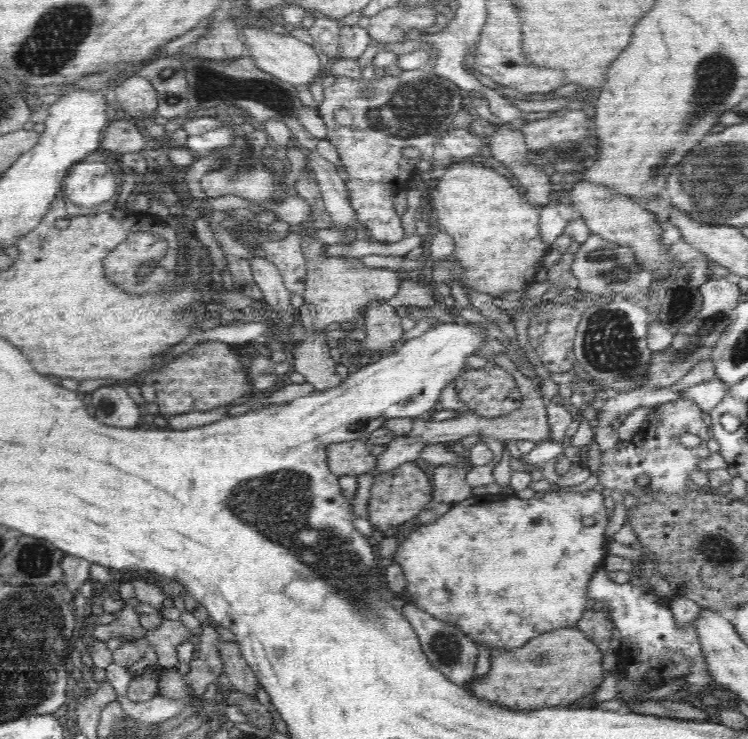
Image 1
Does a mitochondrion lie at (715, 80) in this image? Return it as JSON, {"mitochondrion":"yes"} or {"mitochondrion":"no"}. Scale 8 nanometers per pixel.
{"mitochondrion":"yes"}

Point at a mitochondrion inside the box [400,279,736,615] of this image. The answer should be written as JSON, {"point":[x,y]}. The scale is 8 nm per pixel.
{"point":[609,345]}

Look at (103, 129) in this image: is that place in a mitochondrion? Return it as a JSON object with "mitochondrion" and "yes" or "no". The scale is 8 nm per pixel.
{"mitochondrion":"no"}

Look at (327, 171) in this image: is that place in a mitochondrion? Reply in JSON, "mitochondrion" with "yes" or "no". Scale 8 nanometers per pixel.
{"mitochondrion":"no"}

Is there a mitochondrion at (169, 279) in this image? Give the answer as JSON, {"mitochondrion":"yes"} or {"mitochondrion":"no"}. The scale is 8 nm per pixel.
{"mitochondrion":"yes"}

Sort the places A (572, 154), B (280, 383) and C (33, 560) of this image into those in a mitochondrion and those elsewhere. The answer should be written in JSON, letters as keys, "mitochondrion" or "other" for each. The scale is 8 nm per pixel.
{"A":"mitochondrion","B":"other","C":"mitochondrion"}

